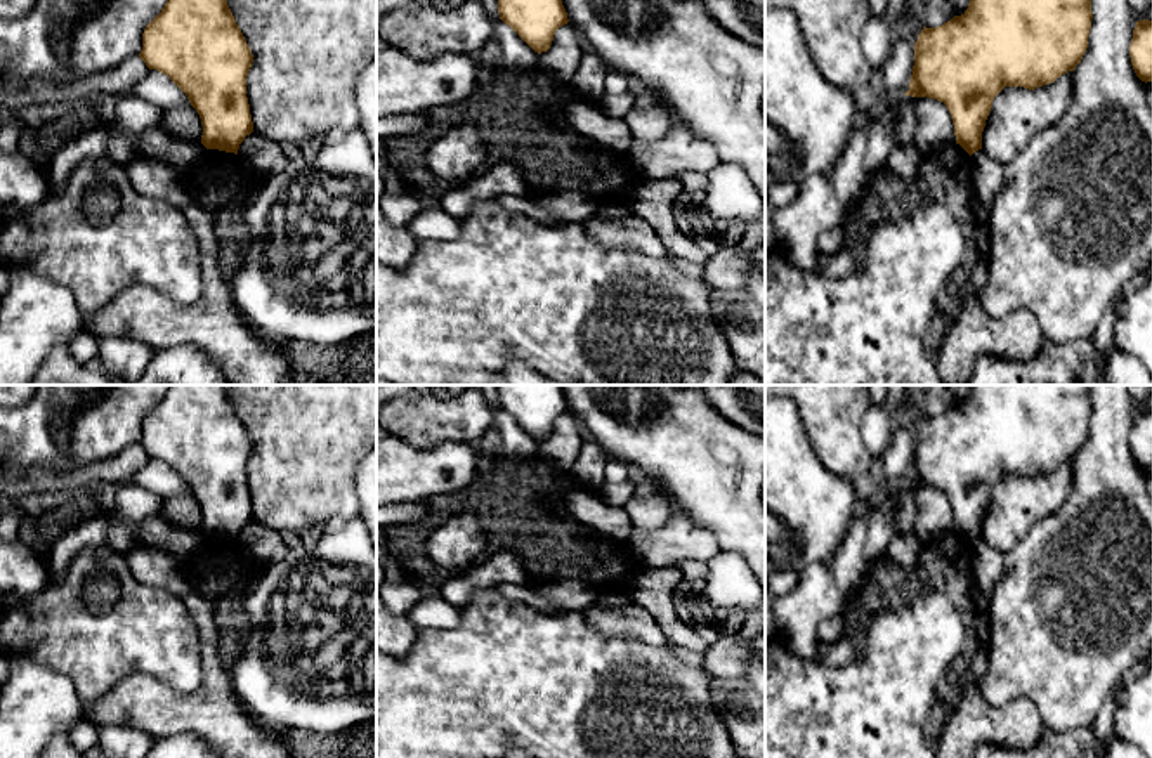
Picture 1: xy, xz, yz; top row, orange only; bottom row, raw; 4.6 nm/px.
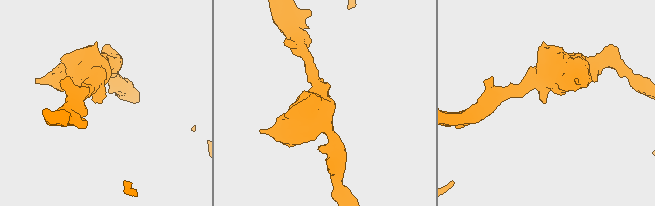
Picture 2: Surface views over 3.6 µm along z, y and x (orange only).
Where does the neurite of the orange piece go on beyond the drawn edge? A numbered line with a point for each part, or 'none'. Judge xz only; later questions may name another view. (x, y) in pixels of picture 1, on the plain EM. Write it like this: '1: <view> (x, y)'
none

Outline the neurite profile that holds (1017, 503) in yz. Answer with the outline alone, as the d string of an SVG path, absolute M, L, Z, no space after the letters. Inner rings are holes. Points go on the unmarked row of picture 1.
M1074 460L1034 479L1005 475L992 489L982 520L982 539L1001 553L1015 548L1031 527L1055 513L1067 500L1074 479Z

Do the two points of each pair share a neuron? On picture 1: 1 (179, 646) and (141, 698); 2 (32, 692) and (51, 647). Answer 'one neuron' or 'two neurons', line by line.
1: two neurons
2: two neurons

